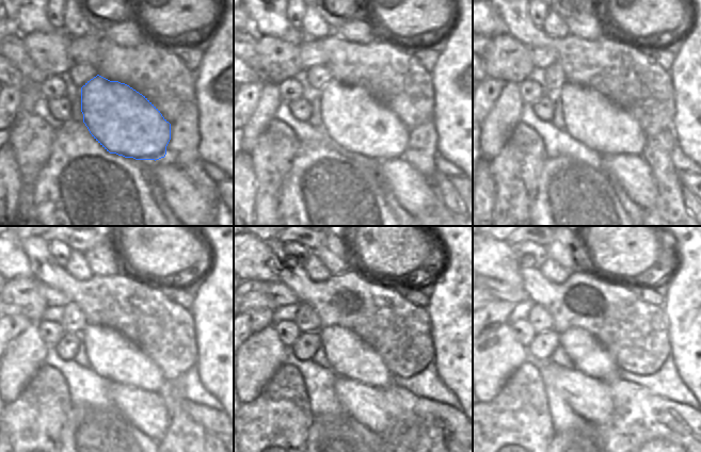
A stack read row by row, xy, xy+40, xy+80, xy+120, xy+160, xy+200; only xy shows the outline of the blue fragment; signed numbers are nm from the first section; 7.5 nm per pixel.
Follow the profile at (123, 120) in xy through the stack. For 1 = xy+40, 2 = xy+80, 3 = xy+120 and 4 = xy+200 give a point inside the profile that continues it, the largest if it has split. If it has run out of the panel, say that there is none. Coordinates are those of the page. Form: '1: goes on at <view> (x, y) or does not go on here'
1: goes on at xy+40 (354, 118)
2: goes on at xy+80 (591, 118)
3: goes on at xy+120 (112, 356)
4: goes on at xy+200 (589, 356)

